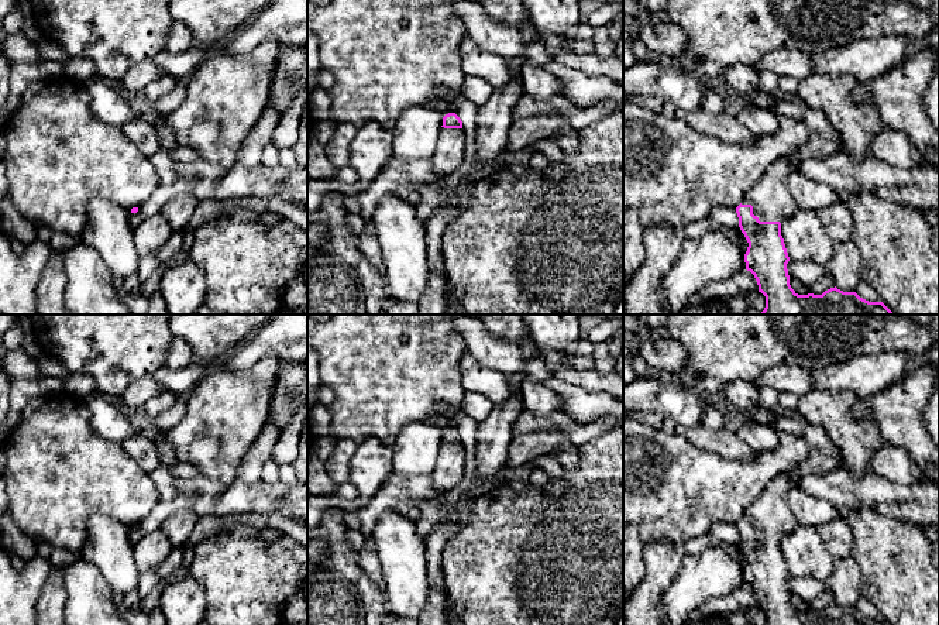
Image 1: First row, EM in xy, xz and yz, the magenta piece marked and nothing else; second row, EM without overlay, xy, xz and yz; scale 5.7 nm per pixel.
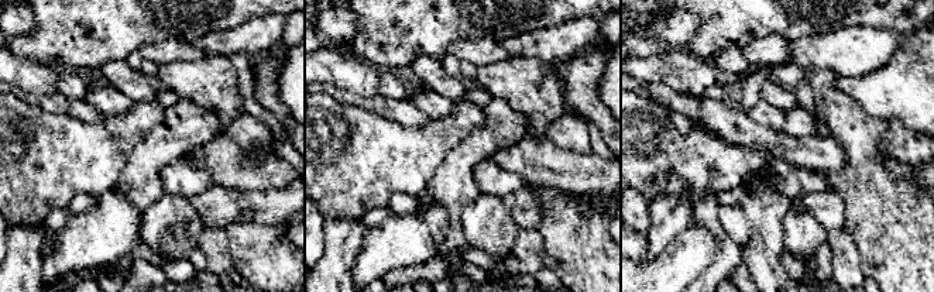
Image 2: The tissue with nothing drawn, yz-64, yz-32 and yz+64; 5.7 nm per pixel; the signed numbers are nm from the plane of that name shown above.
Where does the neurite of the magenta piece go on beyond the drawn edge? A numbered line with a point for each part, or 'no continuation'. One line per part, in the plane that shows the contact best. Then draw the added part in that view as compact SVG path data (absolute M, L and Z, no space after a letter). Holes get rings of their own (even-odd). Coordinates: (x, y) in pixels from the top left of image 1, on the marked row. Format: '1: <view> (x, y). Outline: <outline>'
1: yz (771, 201). Outline: M806 106L802 117L809 140L775 159L764 175L750 188L742 205L751 205L760 222L785 222L798 206L788 189L787 179L798 166L812 158L828 158L840 150L839 134L826 116Z

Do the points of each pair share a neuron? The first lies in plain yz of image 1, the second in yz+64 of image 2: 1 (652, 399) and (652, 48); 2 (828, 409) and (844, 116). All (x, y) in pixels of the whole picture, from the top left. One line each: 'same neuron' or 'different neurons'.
1: different neurons
2: same neuron

